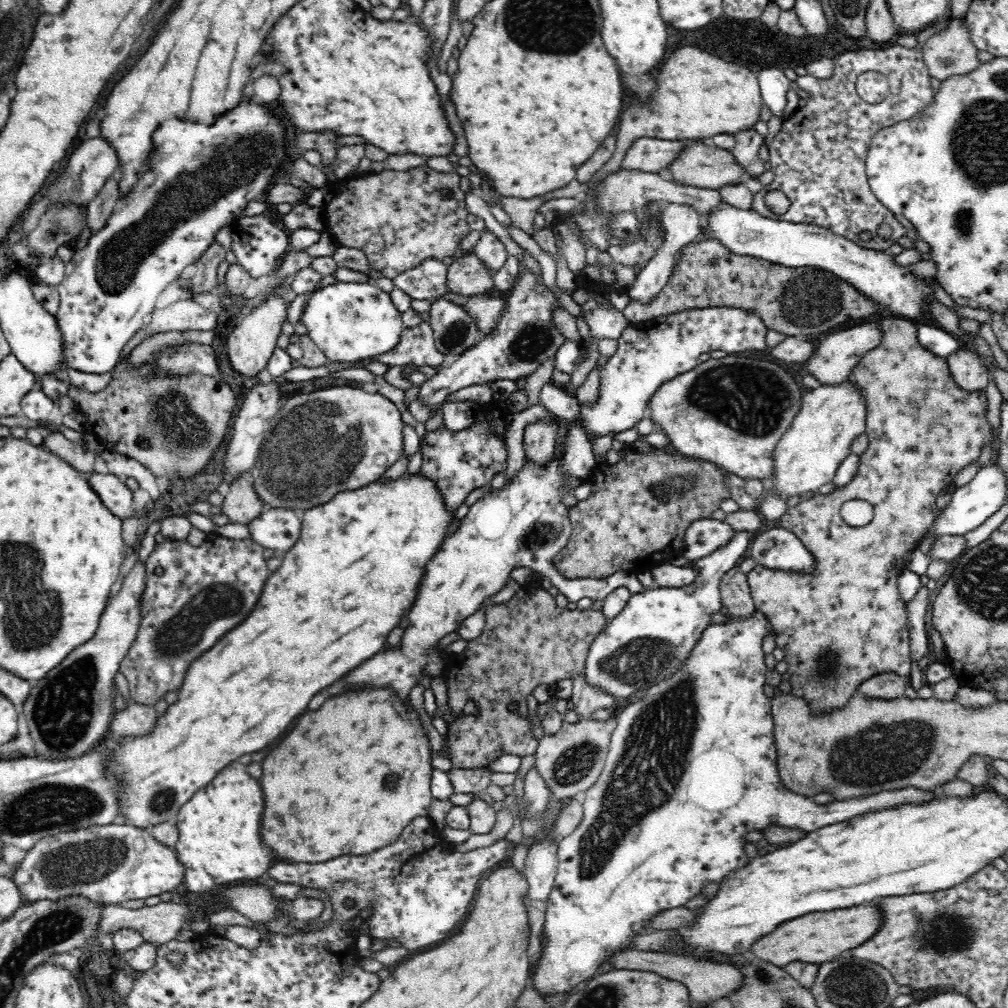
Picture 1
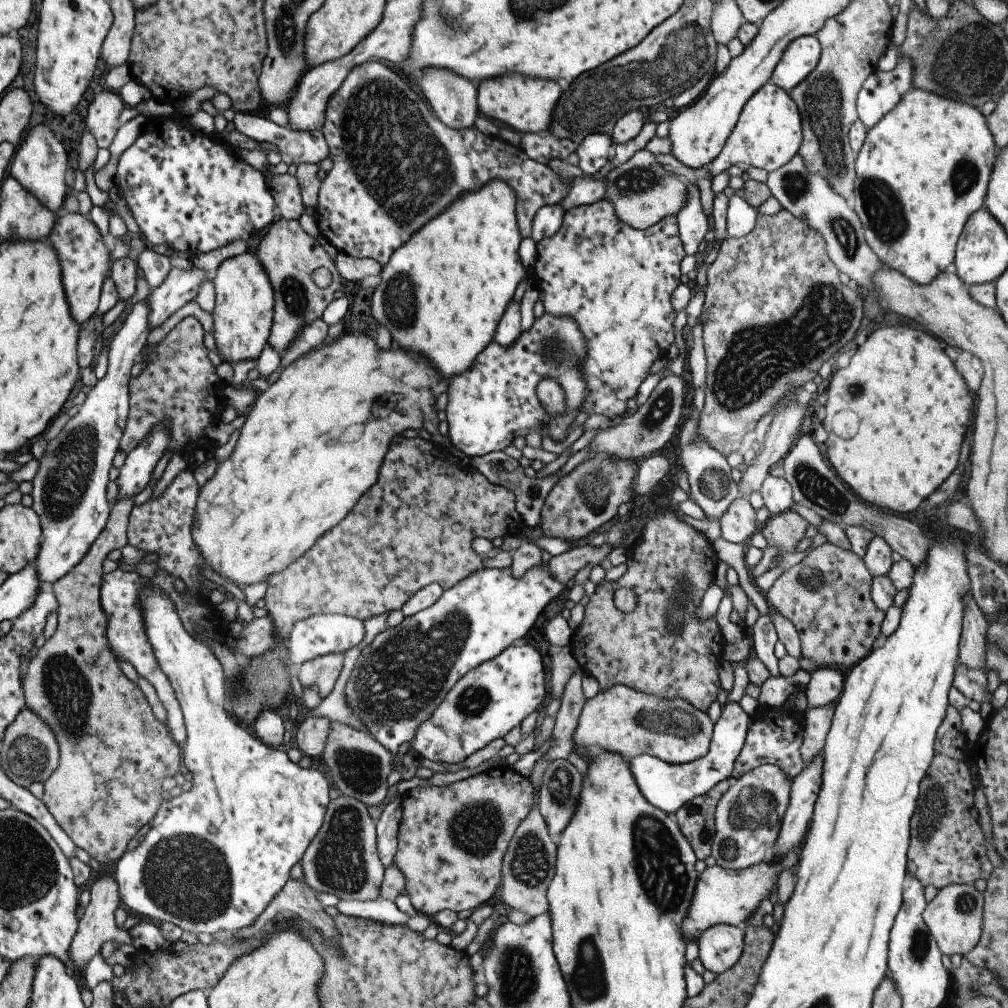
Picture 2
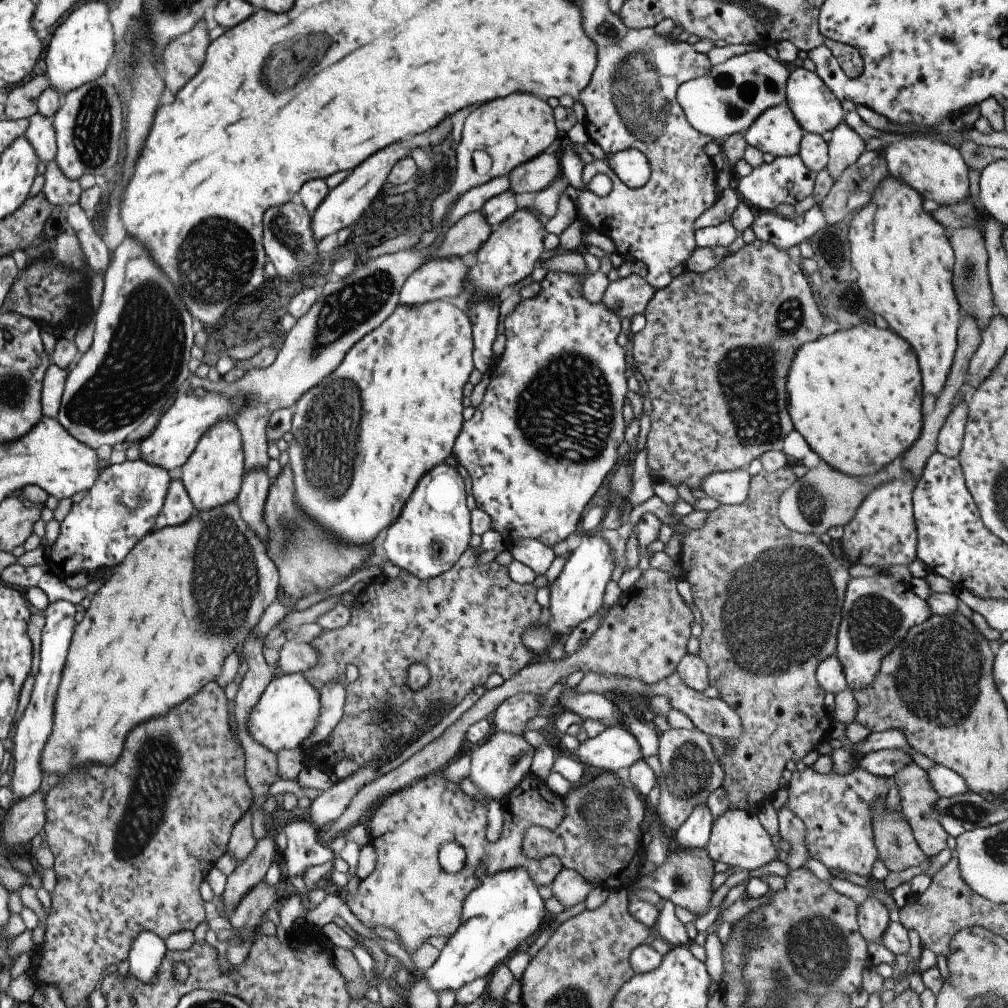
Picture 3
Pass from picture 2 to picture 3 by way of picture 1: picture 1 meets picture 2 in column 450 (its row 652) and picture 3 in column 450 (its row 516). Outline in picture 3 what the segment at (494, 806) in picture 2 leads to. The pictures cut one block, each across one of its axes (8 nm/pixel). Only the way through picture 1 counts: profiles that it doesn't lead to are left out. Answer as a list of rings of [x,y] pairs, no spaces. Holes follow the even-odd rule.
[[[435,772],[433,776],[427,776],[399,792],[389,794],[387,798],[383,798],[381,802],[375,804],[375,810],[371,810],[369,818],[365,820],[365,824],[369,826],[369,844],[375,850],[375,868],[373,872],[359,880],[359,886],[355,890],[353,896],[349,896],[349,892],[345,894],[345,890],[341,892],[343,902],[347,904],[349,912],[369,930],[373,930],[375,926],[385,926],[389,930],[395,932],[395,936],[399,938],[399,946],[405,950],[405,954],[413,954],[421,944],[427,942],[427,938],[447,938],[453,936],[453,932],[457,932],[459,924],[461,924],[461,910],[463,910],[463,902],[465,898],[479,888],[481,880],[475,878],[473,870],[477,868],[477,862],[487,862],[485,864],[485,876],[493,876],[497,872],[503,870],[511,870],[511,868],[521,868],[529,874],[529,880],[541,888],[541,886],[551,886],[553,878],[563,870],[561,862],[555,856],[545,856],[541,860],[529,860],[523,856],[521,852],[521,840],[523,840],[523,832],[529,826],[543,826],[549,830],[555,830],[563,816],[565,816],[565,806],[563,800],[557,798],[547,786],[545,780],[527,774],[509,794],[509,798],[505,798],[503,802],[503,826],[501,826],[501,834],[495,842],[489,842],[485,838],[485,828],[487,828],[487,804],[483,804],[483,800],[471,800],[469,796],[465,796],[459,790],[459,784],[451,784],[445,782],[445,778],[441,776],[441,772]],[[447,842],[457,842],[463,852],[465,852],[465,866],[455,872],[455,874],[445,874],[439,868],[439,848]]]

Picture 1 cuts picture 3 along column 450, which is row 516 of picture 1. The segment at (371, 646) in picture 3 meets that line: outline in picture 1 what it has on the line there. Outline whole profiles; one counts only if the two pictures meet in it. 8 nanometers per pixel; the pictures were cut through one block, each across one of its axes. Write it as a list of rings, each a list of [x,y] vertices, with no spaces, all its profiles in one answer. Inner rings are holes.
[[[668,442],[668,450],[658,450],[658,448],[654,448],[652,454],[642,454],[642,452],[638,452],[638,450],[632,450],[632,452],[628,452],[618,464],[614,464],[614,466],[610,466],[610,464],[600,466],[600,468],[598,468],[598,474],[590,474],[590,476],[586,478],[586,482],[590,480],[590,482],[594,484],[592,496],[586,498],[586,500],[582,500],[582,502],[578,502],[578,504],[572,506],[572,508],[568,508],[568,518],[570,518],[570,524],[572,524],[572,536],[570,536],[568,546],[566,546],[560,554],[556,554],[554,560],[552,560],[552,562],[556,564],[556,570],[558,570],[562,576],[572,578],[572,580],[574,580],[574,578],[608,578],[608,576],[612,576],[612,574],[616,574],[616,572],[632,572],[632,574],[652,572],[658,564],[670,562],[672,556],[676,556],[676,554],[682,552],[684,536],[686,536],[686,532],[688,532],[688,526],[690,526],[692,522],[696,522],[696,520],[712,518],[712,512],[720,508],[720,502],[732,498],[730,492],[728,492],[728,486],[726,486],[726,482],[724,482],[726,478],[724,478],[722,474],[726,474],[726,470],[720,468],[718,464],[712,466],[712,464],[706,464],[704,460],[698,460],[698,458],[692,458],[692,456],[684,456],[684,454],[680,454],[680,452],[672,446],[672,442]]]

